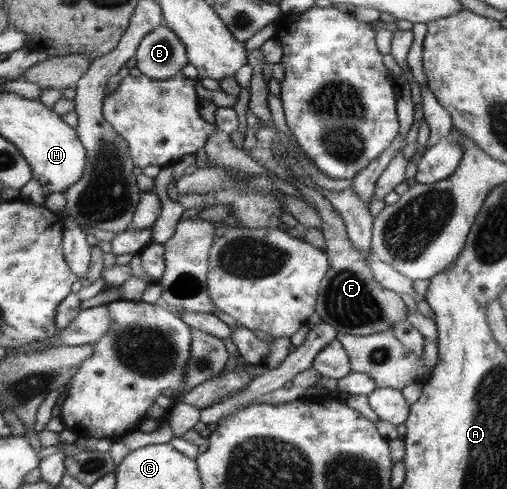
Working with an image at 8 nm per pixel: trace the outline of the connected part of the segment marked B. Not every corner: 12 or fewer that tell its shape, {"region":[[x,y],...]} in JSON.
{"region":[[165,25],[147,33],[135,67],[154,80],[181,72],[183,45]]}

